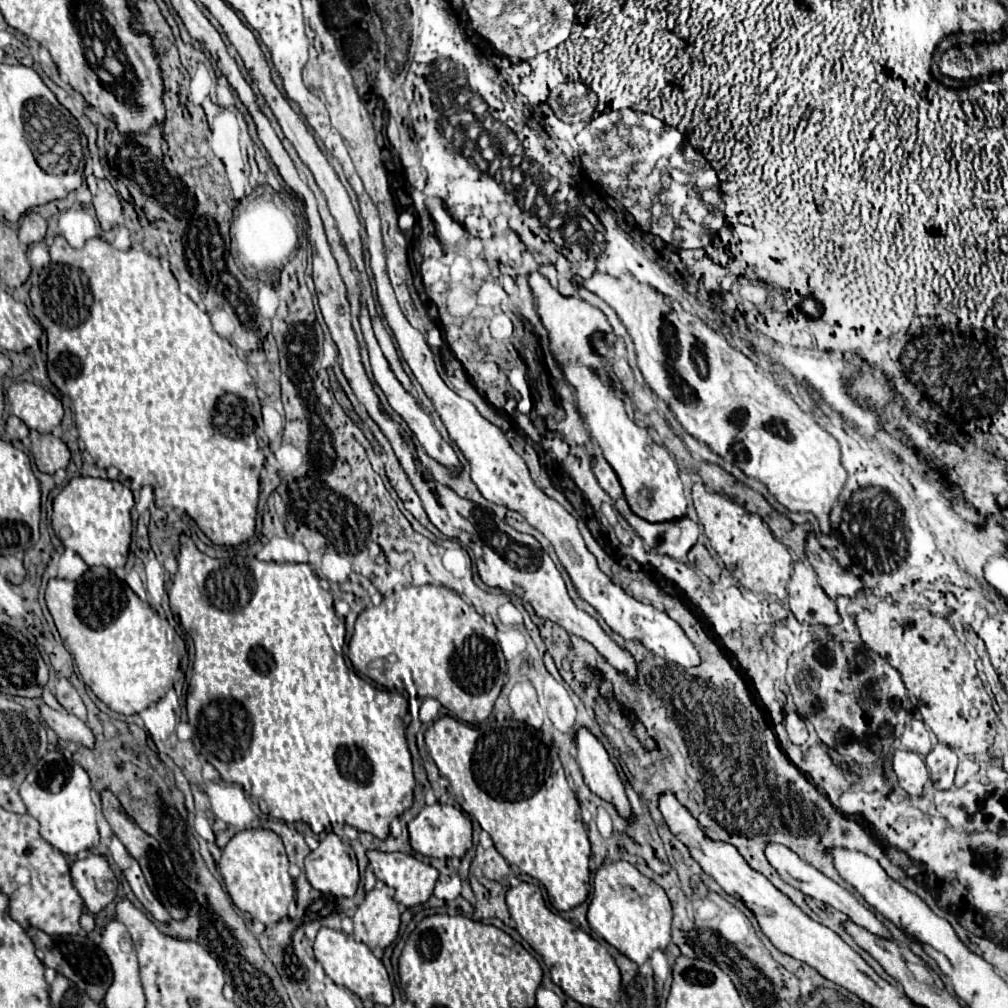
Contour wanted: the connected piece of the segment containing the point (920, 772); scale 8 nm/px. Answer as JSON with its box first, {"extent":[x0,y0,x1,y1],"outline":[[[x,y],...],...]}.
{"extent":[893,750,929,796],"outline":[[[897,750],[893,756],[893,768],[895,768],[895,774],[899,778],[901,788],[909,796],[919,796],[923,790],[923,784],[929,778],[929,772],[927,772],[923,758],[915,752]]]}

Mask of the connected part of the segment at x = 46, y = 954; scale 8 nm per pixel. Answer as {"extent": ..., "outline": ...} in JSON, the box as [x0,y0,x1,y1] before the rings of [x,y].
{"extent":[27,928,111,1002],"outline":[[[29,928],[27,936],[33,944],[43,952],[43,964],[55,968],[59,974],[67,976],[71,982],[77,984],[79,990],[85,990],[95,1002],[101,1002],[109,984],[111,984],[111,966],[105,952],[87,938],[85,932],[81,934],[67,934],[67,936],[49,936],[43,930]]]}

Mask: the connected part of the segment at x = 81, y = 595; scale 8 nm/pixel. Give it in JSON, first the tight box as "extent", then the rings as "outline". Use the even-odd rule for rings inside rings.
{"extent":[45,568,173,714],"outline":[[[91,568],[79,580],[59,580],[53,578],[45,590],[47,608],[55,620],[55,626],[61,634],[65,648],[75,658],[75,664],[83,676],[83,682],[93,690],[93,694],[105,702],[113,712],[119,714],[139,714],[149,704],[161,700],[173,684],[173,666],[167,654],[167,620],[159,618],[147,602],[141,602],[139,596],[119,580],[107,568]]]}

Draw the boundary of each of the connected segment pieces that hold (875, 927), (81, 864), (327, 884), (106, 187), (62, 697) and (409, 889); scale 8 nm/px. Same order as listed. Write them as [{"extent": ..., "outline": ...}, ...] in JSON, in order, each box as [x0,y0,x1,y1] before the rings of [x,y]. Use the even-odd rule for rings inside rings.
[{"extent":[765,844,893,940],"outline":[[[767,844],[765,856],[767,856],[767,860],[771,862],[771,866],[781,874],[781,878],[783,878],[787,884],[791,884],[793,888],[797,888],[797,890],[801,890],[803,894],[807,894],[807,896],[811,896],[811,898],[815,898],[815,900],[821,900],[821,902],[825,902],[827,906],[833,906],[835,910],[847,914],[847,918],[849,918],[851,922],[855,922],[857,926],[869,930],[871,934],[881,936],[881,938],[887,938],[887,940],[893,940],[893,938],[891,938],[891,932],[883,926],[883,922],[879,922],[877,916],[875,916],[871,910],[867,910],[863,904],[859,904],[857,898],[855,898],[851,892],[847,892],[843,886],[839,886],[837,882],[833,882],[831,878],[827,878],[823,872],[819,872],[819,870],[813,868],[811,864],[803,862],[803,860],[801,860],[795,852],[791,852],[787,846]]]},{"extent":[71,854,117,912],"outline":[[[89,854],[71,866],[73,886],[89,912],[101,912],[117,894],[117,878],[101,854]]]},{"extent":[305,832,359,898],"outline":[[[333,832],[305,858],[305,874],[313,888],[331,896],[351,898],[359,886],[355,852],[347,840]]]},{"extent":[85,168,121,232],"outline":[[[85,168],[85,180],[93,194],[93,206],[97,212],[97,220],[105,232],[113,230],[121,222],[121,200],[119,194],[113,190],[109,180],[99,180],[93,176],[91,168]]]},{"extent":[55,678,87,720],"outline":[[[59,678],[57,686],[55,686],[55,696],[57,700],[61,702],[61,706],[69,712],[69,714],[75,714],[79,720],[87,720],[87,710],[85,710],[85,704],[77,692],[77,688],[67,680],[67,678]]]},{"extent":[367,852,437,908],"outline":[[[367,852],[377,880],[395,888],[395,900],[407,908],[427,902],[437,882],[437,870],[409,854],[401,852]]]}]

